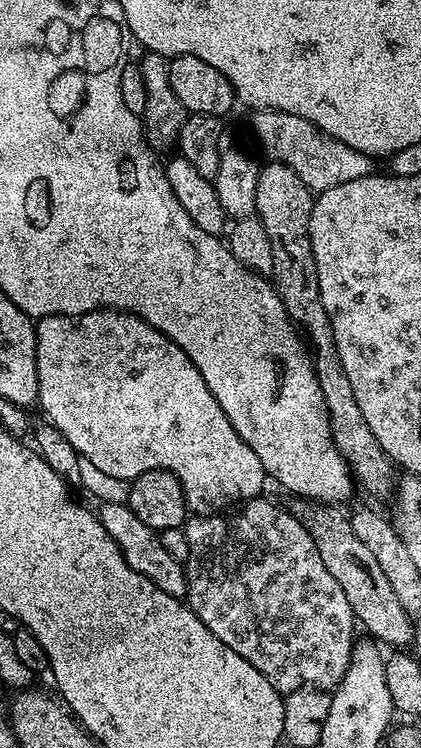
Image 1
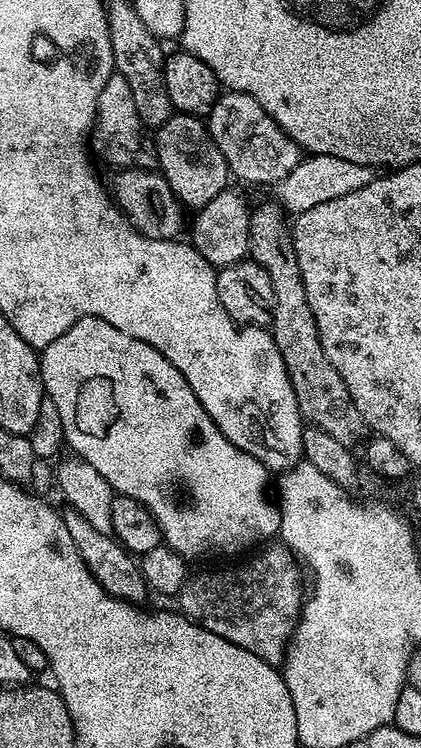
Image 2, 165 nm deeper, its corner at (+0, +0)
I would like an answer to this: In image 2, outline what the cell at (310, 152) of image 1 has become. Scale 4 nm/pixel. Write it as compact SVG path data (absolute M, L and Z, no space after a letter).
M225 91L214 102L206 123L212 141L218 150L222 150L222 158L226 158L229 173L248 184L275 186L298 166L302 158L300 145L295 144L280 129L278 122L274 122L274 118L270 118L270 114L266 114L266 110L245 92Z

